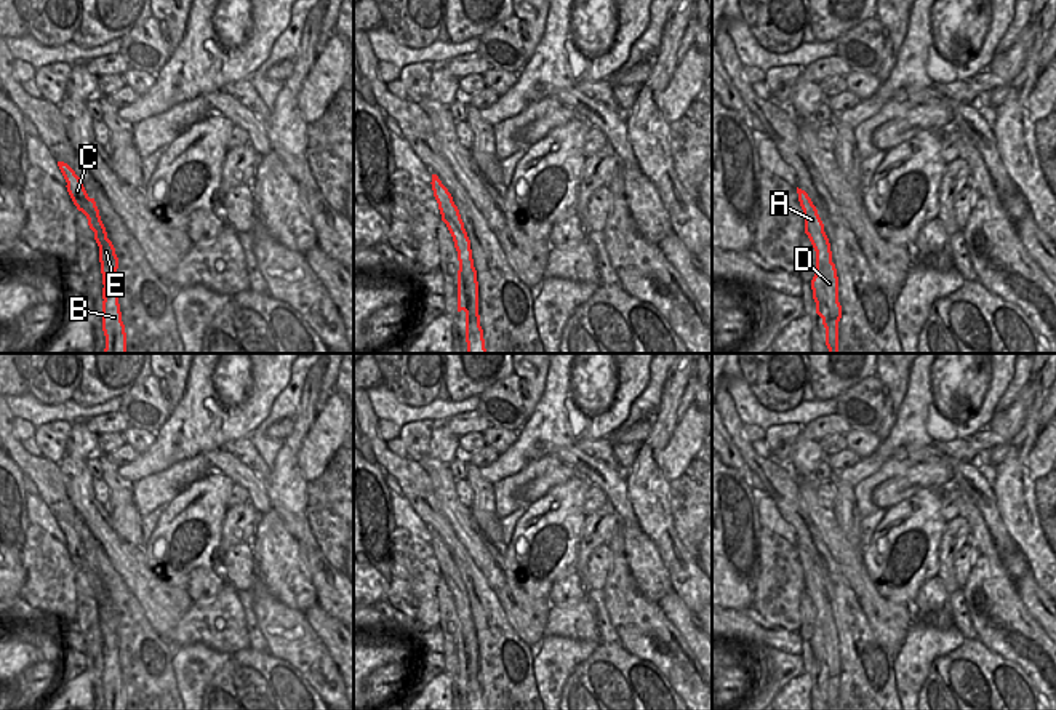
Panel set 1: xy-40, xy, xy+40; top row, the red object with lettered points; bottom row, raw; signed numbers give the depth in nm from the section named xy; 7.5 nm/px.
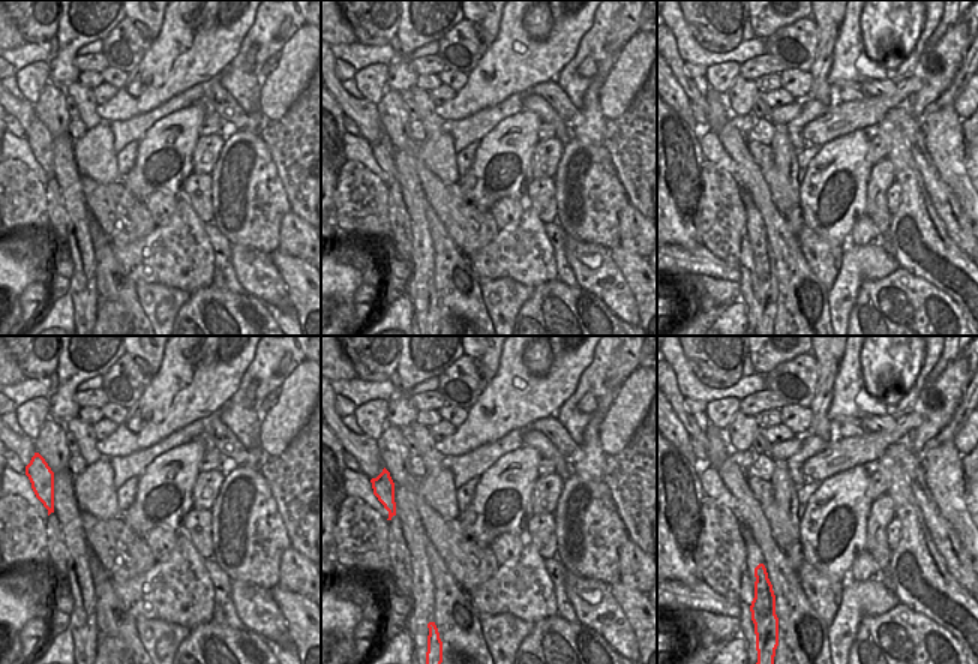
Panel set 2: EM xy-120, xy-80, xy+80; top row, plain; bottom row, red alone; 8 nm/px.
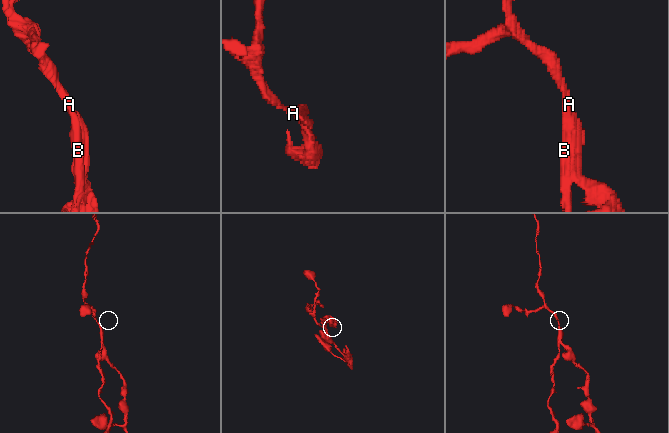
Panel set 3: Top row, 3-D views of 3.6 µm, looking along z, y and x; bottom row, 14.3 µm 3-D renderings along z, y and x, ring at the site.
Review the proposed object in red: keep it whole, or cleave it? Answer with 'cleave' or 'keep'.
cleave

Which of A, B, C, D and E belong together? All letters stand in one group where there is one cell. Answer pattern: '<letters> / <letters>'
A B C E / D

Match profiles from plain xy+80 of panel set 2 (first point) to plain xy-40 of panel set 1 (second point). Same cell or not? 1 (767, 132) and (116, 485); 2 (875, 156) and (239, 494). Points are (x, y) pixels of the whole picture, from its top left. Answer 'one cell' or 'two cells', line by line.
1: two cells
2: one cell

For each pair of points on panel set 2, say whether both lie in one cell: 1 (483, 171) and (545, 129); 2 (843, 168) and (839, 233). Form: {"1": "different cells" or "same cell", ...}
{"1": "different cells", "2": "same cell"}

